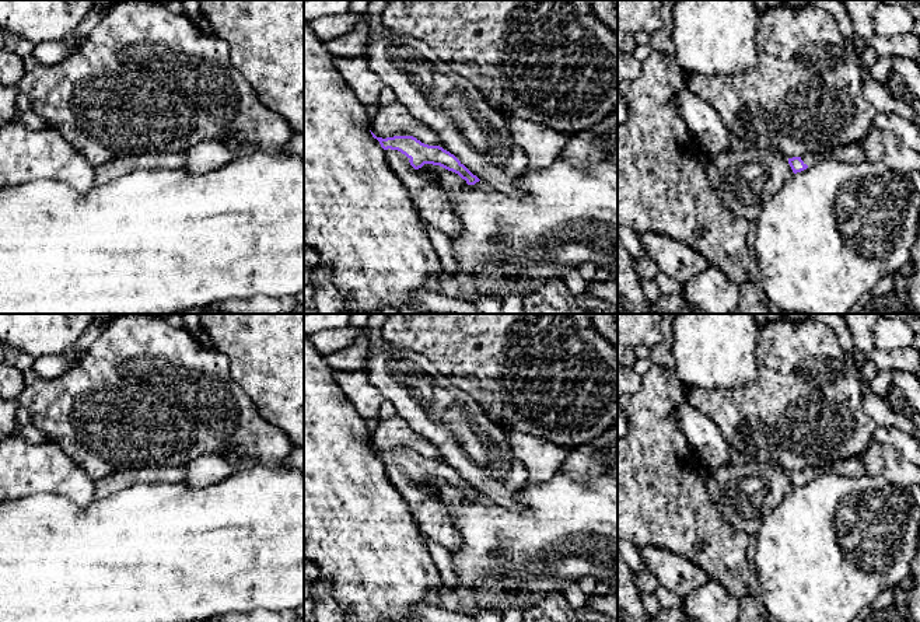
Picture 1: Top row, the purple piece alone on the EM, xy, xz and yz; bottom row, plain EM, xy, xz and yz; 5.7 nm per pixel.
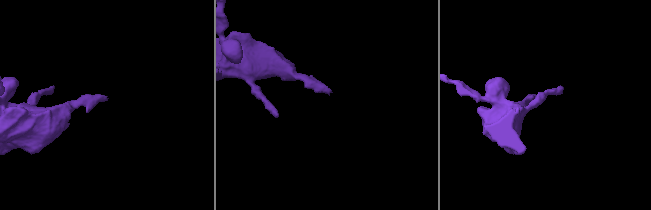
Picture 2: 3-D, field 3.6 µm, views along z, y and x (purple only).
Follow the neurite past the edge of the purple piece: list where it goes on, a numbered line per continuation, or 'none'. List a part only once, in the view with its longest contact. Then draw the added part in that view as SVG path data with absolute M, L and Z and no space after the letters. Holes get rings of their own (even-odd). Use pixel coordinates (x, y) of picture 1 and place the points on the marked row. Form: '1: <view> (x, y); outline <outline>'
1: xz (433, 206); outline M385 150L385 160L407 189L420 219L448 237L461 233L461 223L454 213L445 192L431 184L427 177L414 170L409 158L398 150Z

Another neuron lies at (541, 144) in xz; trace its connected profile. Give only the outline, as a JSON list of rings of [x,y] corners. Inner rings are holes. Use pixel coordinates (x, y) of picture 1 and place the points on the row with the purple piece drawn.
[[[517,116],[503,118],[514,140],[522,147],[529,165],[534,168],[552,165],[571,136],[570,133],[555,132],[541,123]]]

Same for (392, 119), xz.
[[[398,99],[386,105],[379,105],[378,112],[372,118],[370,130],[382,139],[413,136],[424,144],[440,146],[437,133],[420,122]]]

